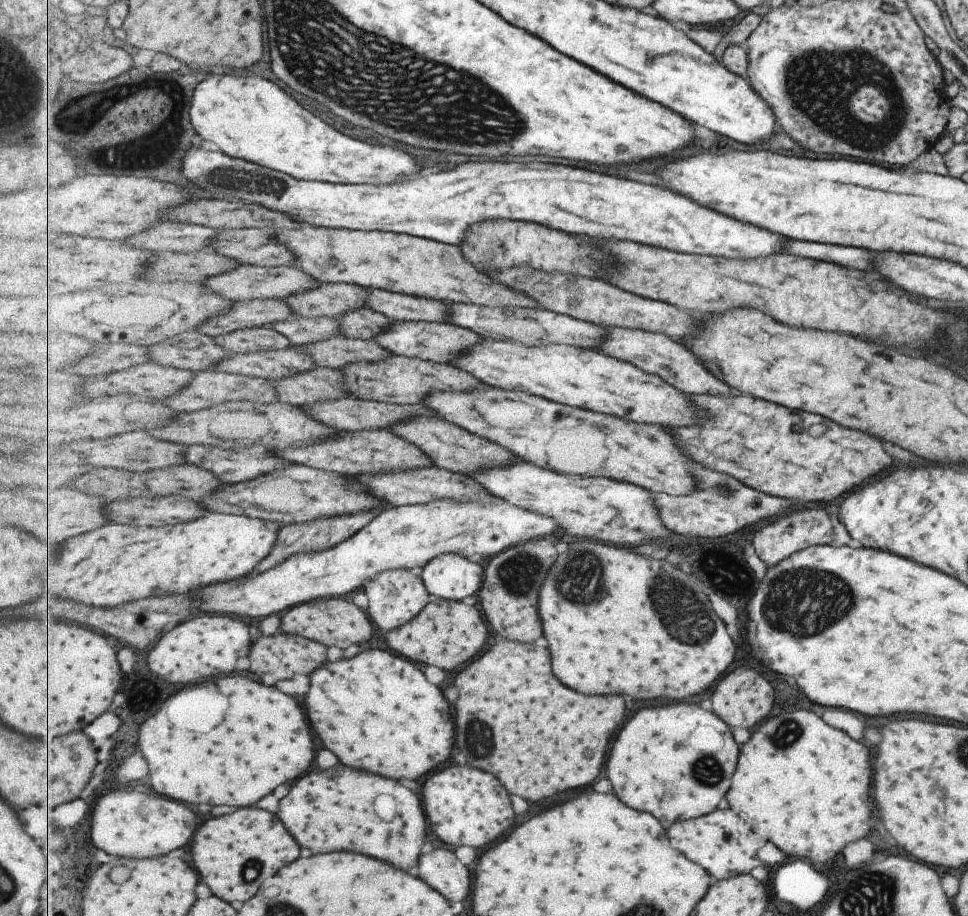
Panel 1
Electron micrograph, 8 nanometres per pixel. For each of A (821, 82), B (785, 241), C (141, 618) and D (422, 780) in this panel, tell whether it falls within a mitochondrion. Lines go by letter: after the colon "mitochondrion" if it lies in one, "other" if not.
A: mitochondrion
B: other
C: other
D: other

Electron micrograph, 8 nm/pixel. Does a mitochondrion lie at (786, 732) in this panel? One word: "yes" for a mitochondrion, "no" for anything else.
yes

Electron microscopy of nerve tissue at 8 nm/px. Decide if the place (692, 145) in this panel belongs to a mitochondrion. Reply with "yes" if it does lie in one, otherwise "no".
no

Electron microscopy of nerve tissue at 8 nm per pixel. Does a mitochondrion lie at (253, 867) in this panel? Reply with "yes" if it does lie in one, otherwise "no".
yes

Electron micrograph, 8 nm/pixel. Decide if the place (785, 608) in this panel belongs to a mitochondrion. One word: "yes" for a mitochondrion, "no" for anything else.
yes

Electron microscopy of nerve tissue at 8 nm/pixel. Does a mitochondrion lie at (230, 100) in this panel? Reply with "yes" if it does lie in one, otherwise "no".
no

